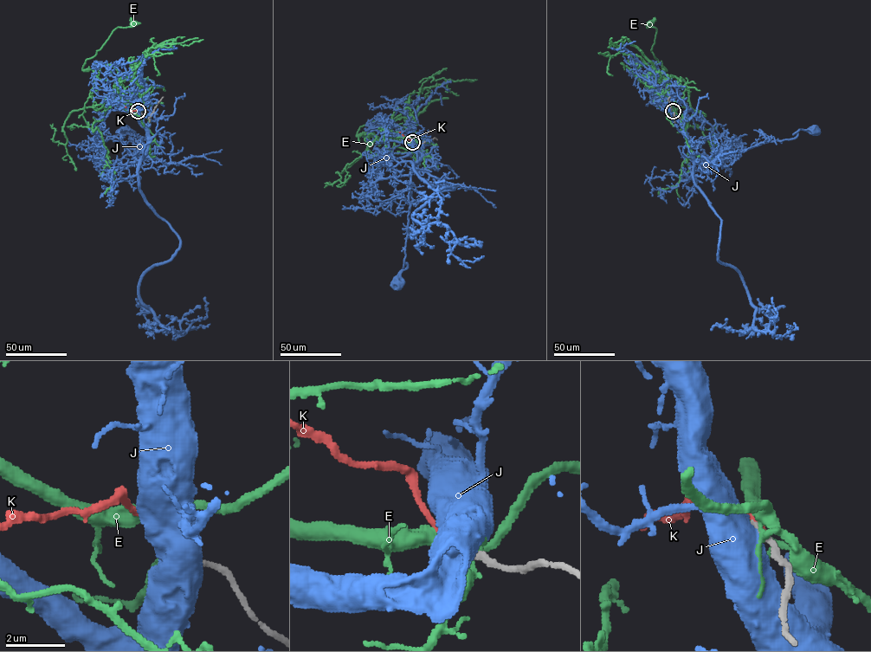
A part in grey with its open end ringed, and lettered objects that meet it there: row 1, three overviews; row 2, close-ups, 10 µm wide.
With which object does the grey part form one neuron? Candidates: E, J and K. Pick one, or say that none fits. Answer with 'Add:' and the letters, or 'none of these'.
Add: none of these

